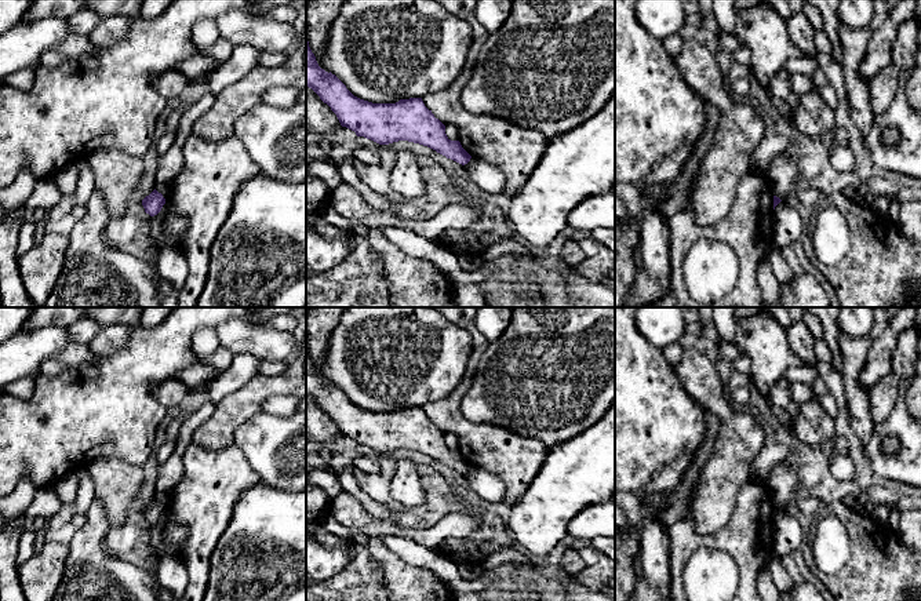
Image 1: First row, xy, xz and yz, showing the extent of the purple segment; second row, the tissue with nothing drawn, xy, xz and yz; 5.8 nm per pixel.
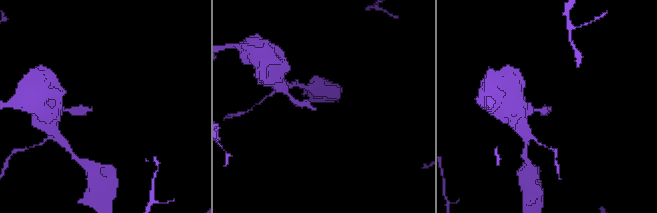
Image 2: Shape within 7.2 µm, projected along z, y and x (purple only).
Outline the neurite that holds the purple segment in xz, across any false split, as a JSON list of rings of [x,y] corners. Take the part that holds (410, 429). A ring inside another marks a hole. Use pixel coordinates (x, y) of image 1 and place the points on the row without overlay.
[[[306,328],[306,396],[312,397],[320,408],[327,412],[331,419],[336,423],[342,436],[346,436],[356,441],[357,445],[364,445],[371,448],[379,454],[389,454],[398,449],[408,449],[414,452],[419,452],[427,455],[437,462],[451,467],[462,474],[467,473],[472,465],[462,456],[459,449],[451,449],[445,442],[445,434],[434,426],[432,419],[429,419],[422,407],[409,407],[409,408],[400,408],[396,412],[372,412],[364,408],[354,405],[346,394],[331,380],[325,380],[321,378],[316,369],[314,363],[312,361],[307,350],[307,328]]]

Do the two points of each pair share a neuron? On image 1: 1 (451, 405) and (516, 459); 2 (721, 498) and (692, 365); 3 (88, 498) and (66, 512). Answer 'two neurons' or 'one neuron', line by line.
1: one neuron
2: one neuron
3: one neuron

